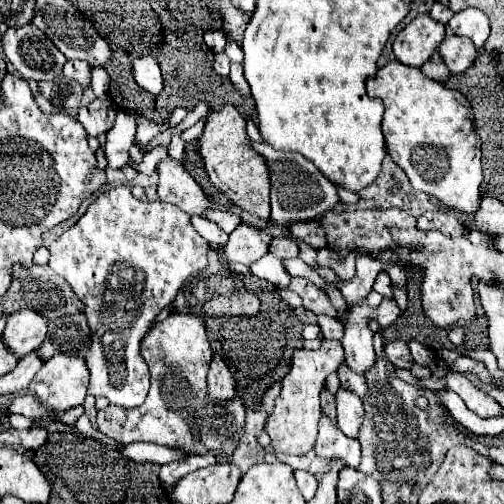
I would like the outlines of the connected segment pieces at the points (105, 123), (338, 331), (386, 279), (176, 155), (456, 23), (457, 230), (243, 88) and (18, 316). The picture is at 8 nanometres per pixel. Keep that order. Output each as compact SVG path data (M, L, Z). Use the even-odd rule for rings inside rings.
M101 95L101 97L93 99L89 105L79 109L77 121L85 127L87 135L101 137L103 133L107 133L113 127L115 115L117 115L117 109L115 109L111 97Z
M317 315L317 323L325 335L325 339L343 339L343 325L335 317Z
M381 271L381 273L377 275L377 281L375 281L373 289L379 291L383 297L393 297L393 293L391 293L391 277L389 277L387 271Z
M175 133L173 139L171 139L171 145L169 145L169 155L177 161L183 159L183 151L185 151L185 141L181 137L181 133Z
M465 7L459 13L455 13L449 23L447 23L455 35L465 35L469 37L477 47L483 47L491 27L489 27L489 19L483 11L475 9L475 7Z
M429 211L429 213L423 213L419 219L417 219L417 229L421 231L441 231L443 235L449 235L449 237L461 237L465 233L465 225L449 215L449 213L443 213L443 211Z
M231 62L229 79L241 94L246 95L247 97L251 96L251 90L244 77L244 70L241 63Z
M19 309L7 321L3 331L5 343L17 357L23 357L41 347L47 337L47 325L49 321L37 311Z

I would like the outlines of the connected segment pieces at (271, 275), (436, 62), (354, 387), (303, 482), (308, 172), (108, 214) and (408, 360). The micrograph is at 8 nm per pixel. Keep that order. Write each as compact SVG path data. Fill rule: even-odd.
M271 253L266 254L260 260L250 265L253 275L271 283L275 283L277 287L287 287L291 281L291 275L285 271L282 260L276 258Z
M433 53L431 59L421 67L421 71L427 77L439 81L439 83L445 83L449 79L449 69L447 69L447 65L445 65L445 61L443 61L443 57L439 53Z
M341 363L341 369L337 373L339 373L339 379L341 379L343 387L347 387L353 393L357 393L359 397L365 397L365 393L367 393L365 377L361 377L359 373L353 373L345 363Z
M297 469L295 471L295 481L297 481L297 487L301 491L301 495L311 501L315 497L315 491L317 491L317 479L315 475L311 475L309 471L303 471L303 469Z
M253 143L253 149L267 159L267 167L271 171L271 219L277 223L309 221L339 203L335 185L301 153L277 151L263 143Z
M113 187L101 193L85 211L85 215L71 225L51 247L49 267L59 273L83 303L83 313L91 329L91 347L85 361L91 371L89 395L107 397L113 405L139 407L149 391L149 367L143 361L139 347L141 339L153 327L155 317L165 305L173 303L181 285L207 267L207 241L193 229L191 219L177 205L163 201L139 201L129 187Z
M401 339L387 343L387 345L385 345L385 355L387 355L387 359L389 359L395 367L399 367L399 369L411 369L413 363L415 363L413 357L411 357L409 345L407 345L405 341L401 341Z

